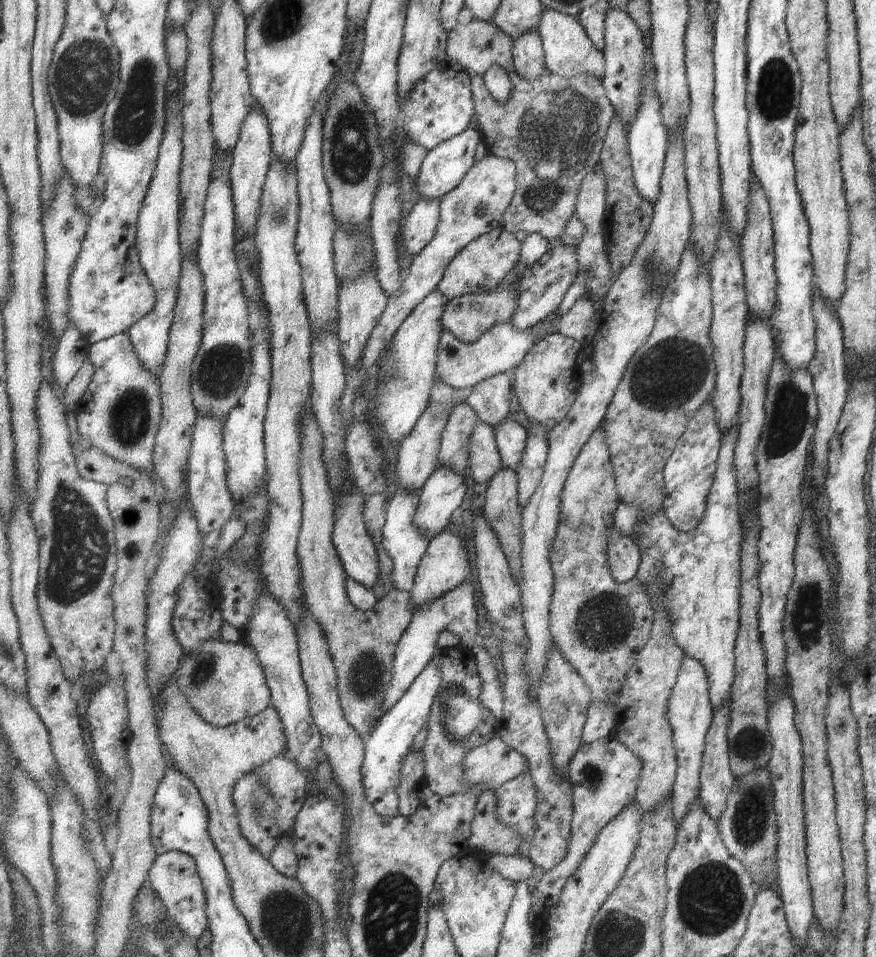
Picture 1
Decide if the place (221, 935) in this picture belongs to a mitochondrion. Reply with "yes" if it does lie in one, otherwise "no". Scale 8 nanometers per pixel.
no

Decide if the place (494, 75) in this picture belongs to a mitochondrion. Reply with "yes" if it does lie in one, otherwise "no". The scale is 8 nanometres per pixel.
no

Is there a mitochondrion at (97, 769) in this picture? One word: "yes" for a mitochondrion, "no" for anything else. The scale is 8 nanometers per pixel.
no

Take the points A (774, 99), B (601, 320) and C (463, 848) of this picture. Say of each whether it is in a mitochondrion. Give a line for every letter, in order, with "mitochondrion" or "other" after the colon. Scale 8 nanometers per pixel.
A: mitochondrion
B: other
C: other

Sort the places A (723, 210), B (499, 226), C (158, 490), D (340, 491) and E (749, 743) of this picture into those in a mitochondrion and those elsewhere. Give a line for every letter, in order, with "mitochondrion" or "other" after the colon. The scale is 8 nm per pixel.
A: other
B: other
C: other
D: other
E: mitochondrion

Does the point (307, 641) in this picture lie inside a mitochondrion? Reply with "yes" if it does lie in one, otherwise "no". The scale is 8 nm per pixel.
no

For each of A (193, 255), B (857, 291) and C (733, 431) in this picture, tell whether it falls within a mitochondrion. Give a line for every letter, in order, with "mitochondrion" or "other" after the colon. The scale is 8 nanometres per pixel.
A: other
B: other
C: other

